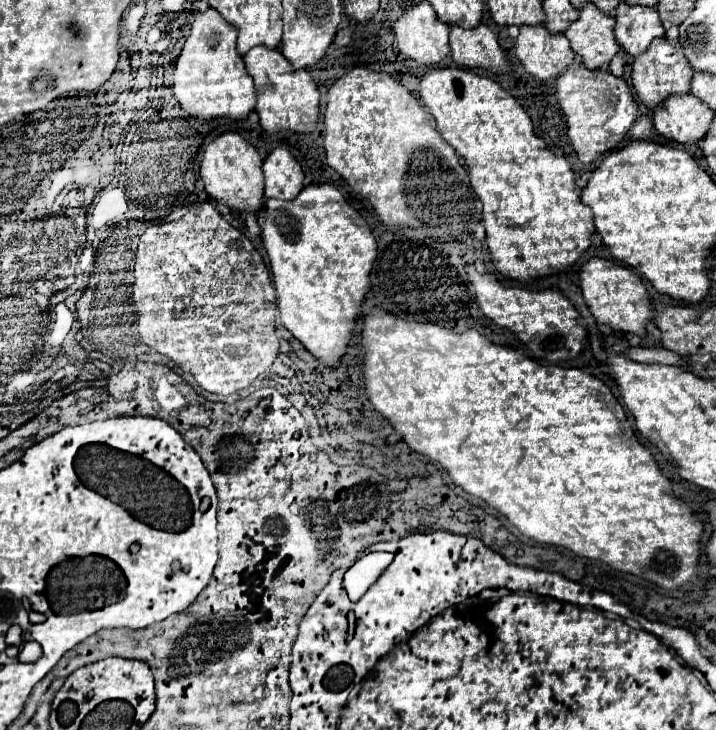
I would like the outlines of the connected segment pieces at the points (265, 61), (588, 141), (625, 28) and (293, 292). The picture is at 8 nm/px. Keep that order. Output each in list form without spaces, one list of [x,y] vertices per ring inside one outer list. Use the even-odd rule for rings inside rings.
[[[265,46],[251,48],[243,60],[247,74],[255,80],[257,114],[267,134],[275,134],[279,130],[311,134],[317,130],[321,94],[307,70],[295,70],[293,64],[287,64],[287,58],[283,58],[279,50],[269,50]]]
[[[581,62],[571,64],[555,82],[555,94],[565,112],[569,138],[577,158],[583,164],[595,162],[601,154],[615,150],[637,120],[637,100],[623,78],[615,78],[603,70],[587,70]]]
[[[621,2],[617,6],[617,26],[615,26],[615,38],[629,52],[631,56],[643,54],[651,40],[665,38],[665,30],[661,26],[661,20],[655,10],[645,6],[629,6]]]
[[[307,186],[295,200],[267,200],[263,218],[263,246],[267,250],[273,284],[277,290],[277,306],[281,312],[283,326],[325,366],[339,368],[341,358],[347,352],[347,346],[355,332],[355,322],[361,316],[363,300],[371,290],[371,268],[377,258],[377,242],[367,226],[367,222],[359,216],[359,212],[349,206],[343,194],[331,186]]]

